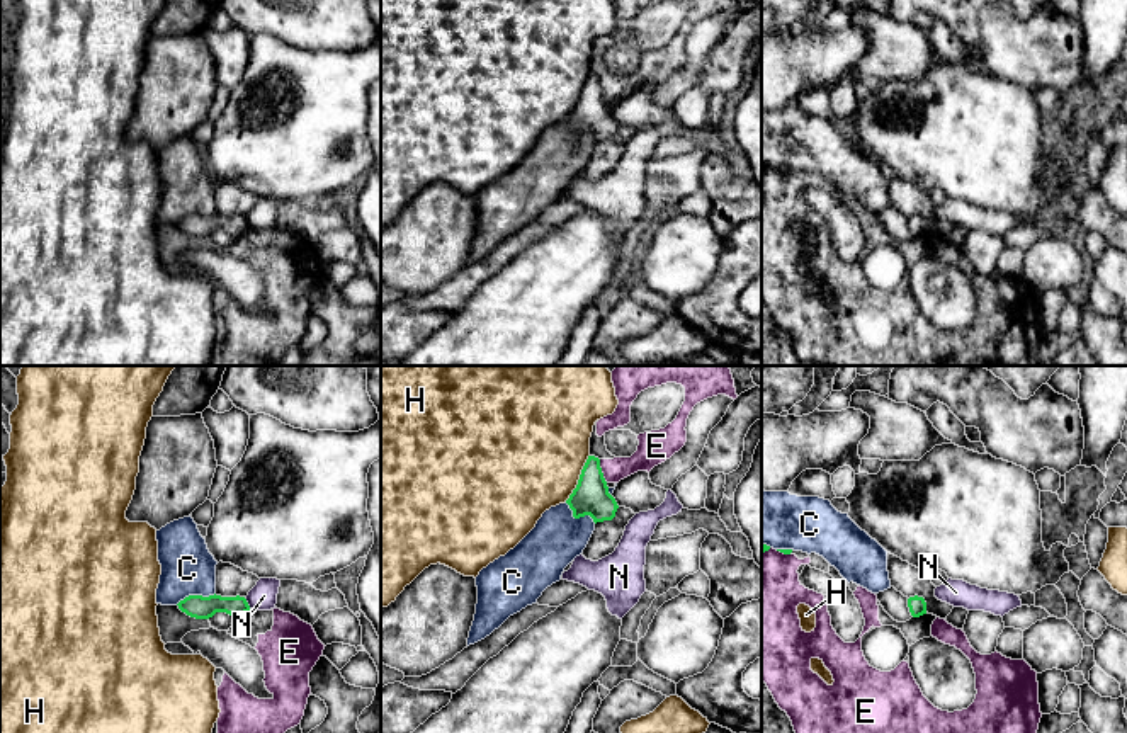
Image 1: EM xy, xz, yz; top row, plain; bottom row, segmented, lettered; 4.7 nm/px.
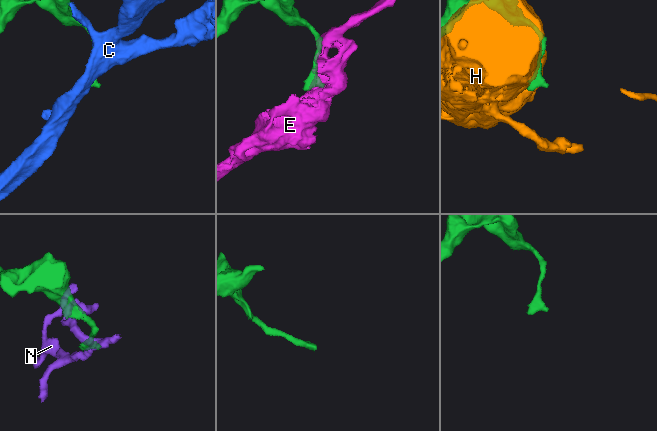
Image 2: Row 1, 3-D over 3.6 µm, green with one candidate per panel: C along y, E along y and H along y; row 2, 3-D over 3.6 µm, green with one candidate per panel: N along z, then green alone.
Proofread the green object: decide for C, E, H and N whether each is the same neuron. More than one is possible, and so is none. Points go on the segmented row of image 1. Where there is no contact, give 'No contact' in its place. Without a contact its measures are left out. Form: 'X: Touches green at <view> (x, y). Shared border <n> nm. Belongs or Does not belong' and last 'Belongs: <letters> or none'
C: Touches green at xy (194, 596). Shared border 200 nm. Does not belong
E: Touches green at xz (600, 471). Shared border 120 nm. Does not belong
H: Touches green at xz (580, 478). Shared border 260 nm. Does not belong
N: Touches green at xy (247, 602). Shared border 70 nm. Does not belong
Belongs: none

